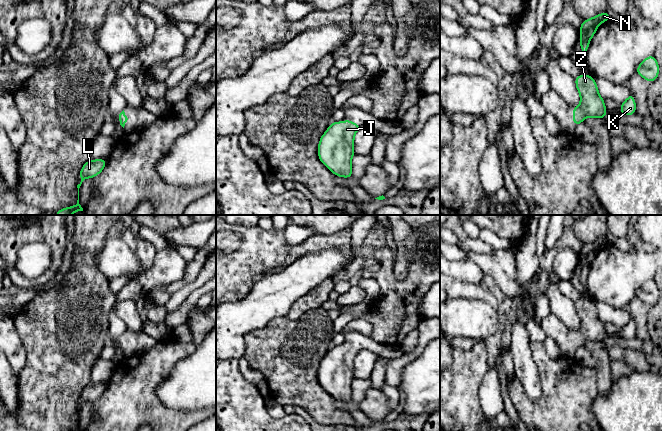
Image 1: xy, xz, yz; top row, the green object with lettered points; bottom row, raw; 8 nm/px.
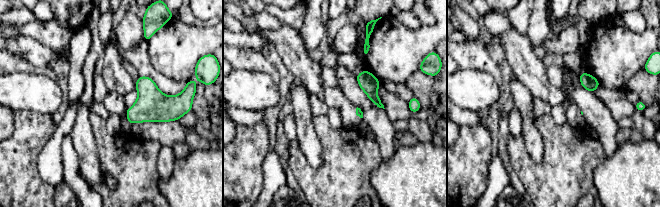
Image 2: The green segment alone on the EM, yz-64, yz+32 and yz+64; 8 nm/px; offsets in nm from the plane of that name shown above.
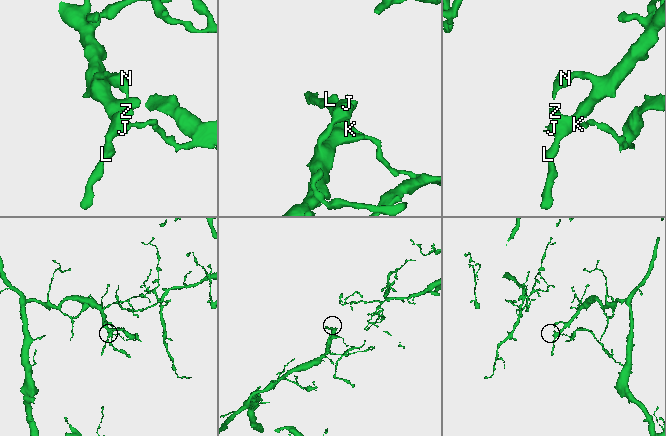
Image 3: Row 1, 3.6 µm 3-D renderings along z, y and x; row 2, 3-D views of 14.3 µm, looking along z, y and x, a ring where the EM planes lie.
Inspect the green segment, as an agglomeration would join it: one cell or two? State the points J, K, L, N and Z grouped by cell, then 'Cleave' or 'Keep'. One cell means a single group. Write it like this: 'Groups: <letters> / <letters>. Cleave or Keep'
Groups: J K L N Z. Keep

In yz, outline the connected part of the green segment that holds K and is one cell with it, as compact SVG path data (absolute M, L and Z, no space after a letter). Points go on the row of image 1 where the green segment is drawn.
M629 93L628 98L623 103L621 103L619 112L625 114L626 116L636 113L635 99L631 93Z

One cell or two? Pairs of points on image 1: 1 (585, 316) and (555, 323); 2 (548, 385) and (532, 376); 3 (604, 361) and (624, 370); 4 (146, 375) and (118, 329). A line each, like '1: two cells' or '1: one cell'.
1: one cell
2: two cells
3: two cells
4: two cells

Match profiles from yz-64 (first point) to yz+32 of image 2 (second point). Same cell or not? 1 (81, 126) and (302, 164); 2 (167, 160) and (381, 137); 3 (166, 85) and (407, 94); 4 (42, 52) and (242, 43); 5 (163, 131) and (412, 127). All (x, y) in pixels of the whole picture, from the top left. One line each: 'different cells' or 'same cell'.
1: different cells
2: same cell
3: same cell
4: same cell
5: same cell

